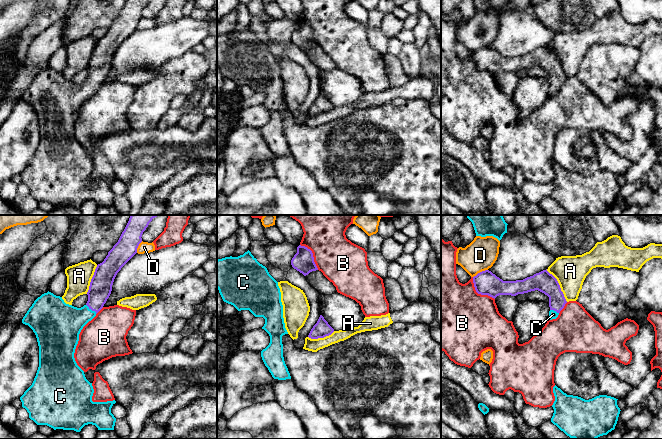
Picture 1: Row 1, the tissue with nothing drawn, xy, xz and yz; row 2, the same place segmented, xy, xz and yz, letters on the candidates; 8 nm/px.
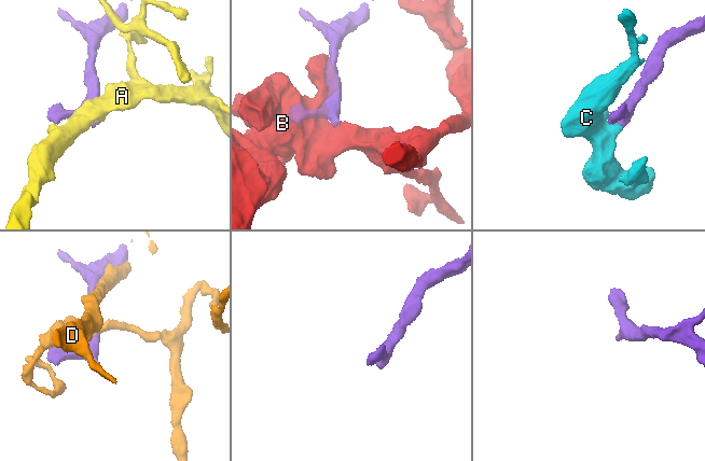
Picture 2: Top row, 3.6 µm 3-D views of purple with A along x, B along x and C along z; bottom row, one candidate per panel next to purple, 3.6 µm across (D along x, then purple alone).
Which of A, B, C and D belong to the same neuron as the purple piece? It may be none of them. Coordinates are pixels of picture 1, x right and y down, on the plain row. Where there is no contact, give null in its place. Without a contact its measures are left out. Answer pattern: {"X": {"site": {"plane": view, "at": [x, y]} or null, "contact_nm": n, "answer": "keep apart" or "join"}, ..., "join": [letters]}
{"A": {"site": {"plane": "yz", "at": [559, 61]}, "contact_nm": 320, "answer": "keep apart"}, "B": {"site": {"plane": "yz", "at": [478, 69]}, "contact_nm": 260, "answer": "keep apart"}, "C": {"site": {"plane": "xy", "at": [91, 85]}, "contact_nm": 120, "answer": "join"}, "D": {"site": {"plane": "yz", "at": [480, 48]}, "contact_nm": 140, "answer": "keep apart"}, "join": ["C"]}

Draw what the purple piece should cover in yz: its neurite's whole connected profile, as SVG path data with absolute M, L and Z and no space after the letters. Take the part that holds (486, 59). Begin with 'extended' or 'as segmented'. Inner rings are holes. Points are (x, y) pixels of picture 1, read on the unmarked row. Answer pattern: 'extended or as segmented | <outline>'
extended | M547 45L523 56L503 57L489 46L473 53L478 70L496 74L499 71L516 72L538 66L549 73L549 96L556 95L567 79L557 55Z

